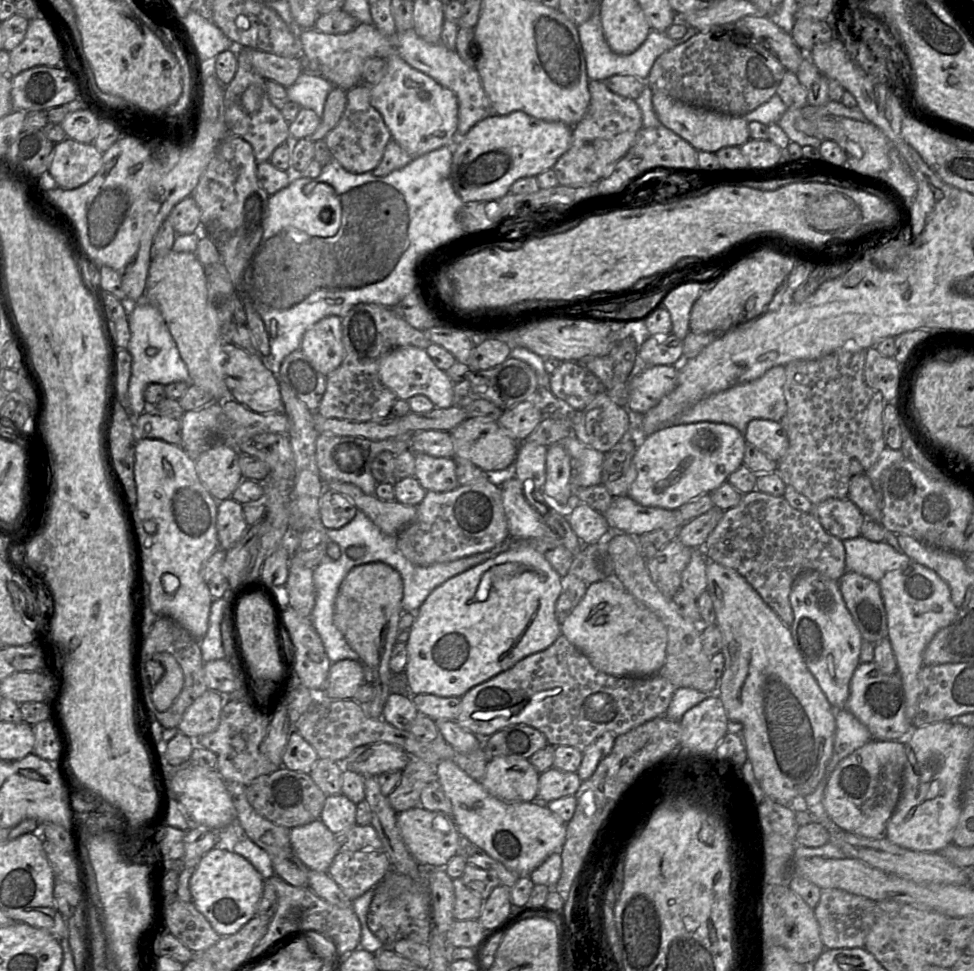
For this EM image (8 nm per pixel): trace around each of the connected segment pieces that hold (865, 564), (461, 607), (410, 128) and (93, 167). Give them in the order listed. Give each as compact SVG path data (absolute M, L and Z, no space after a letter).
M858 536L842 541L846 572L856 572L878 582L887 572L907 566L911 559L886 542L872 542Z
M515 543L506 551L446 580L428 595L421 607L415 612L415 620L410 627L410 636L406 641L408 661L405 668L405 680L410 692L413 695L434 694L442 697L462 697L471 688L508 670L523 658L550 647L562 634L561 624L555 615L555 604L565 587L566 580L556 572L545 557L532 546L523 543Z
M399 55L386 59L387 71L381 81L370 87L371 105L381 114L395 140L413 159L446 146L458 129L458 100L456 95L430 76L414 69Z
M71 138L56 143L49 173L58 187L76 189L90 181L102 166L103 153L93 143Z

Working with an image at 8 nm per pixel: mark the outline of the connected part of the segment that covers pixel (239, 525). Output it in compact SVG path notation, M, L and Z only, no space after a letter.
M231 497L218 501L216 527L219 549L229 550L249 527L243 515L243 505Z

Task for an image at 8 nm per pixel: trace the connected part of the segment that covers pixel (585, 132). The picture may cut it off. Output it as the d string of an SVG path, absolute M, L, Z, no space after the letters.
M590 80L588 84L590 103L582 119L572 127L571 147L562 154L552 167L560 185L577 188L597 183L608 176L615 164L633 145L637 132L642 128L642 114L635 100L620 96L609 90L602 81Z

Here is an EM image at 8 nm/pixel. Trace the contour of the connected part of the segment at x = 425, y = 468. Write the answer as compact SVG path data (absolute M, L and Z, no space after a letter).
M417 453L414 477L426 491L447 492L459 485L454 458Z

